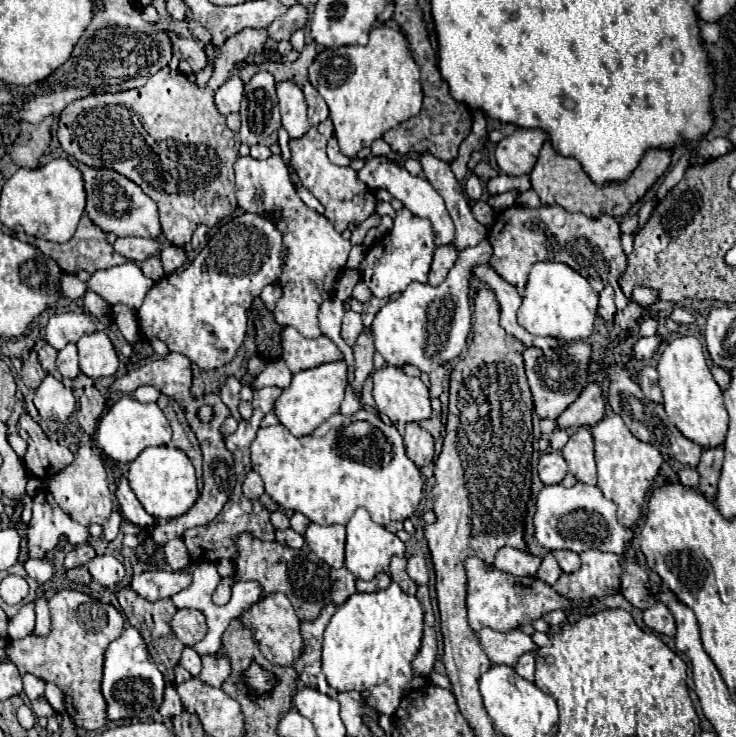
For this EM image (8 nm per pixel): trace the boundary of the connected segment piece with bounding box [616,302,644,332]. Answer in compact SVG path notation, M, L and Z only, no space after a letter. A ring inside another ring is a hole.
M630 302L628 304L628 308L626 310L622 310L622 312L618 312L616 314L616 324L626 332L638 318L640 318L640 314L642 314L642 306L638 306L638 304L634 304L634 302Z

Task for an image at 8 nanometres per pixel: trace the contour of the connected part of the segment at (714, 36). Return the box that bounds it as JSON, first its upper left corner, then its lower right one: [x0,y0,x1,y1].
[702,22,718,44]

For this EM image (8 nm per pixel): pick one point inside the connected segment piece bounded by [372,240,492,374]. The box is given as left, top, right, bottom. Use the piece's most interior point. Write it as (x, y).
(425, 326)

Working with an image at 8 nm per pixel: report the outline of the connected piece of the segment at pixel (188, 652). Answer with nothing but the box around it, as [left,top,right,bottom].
[180,648,202,678]

